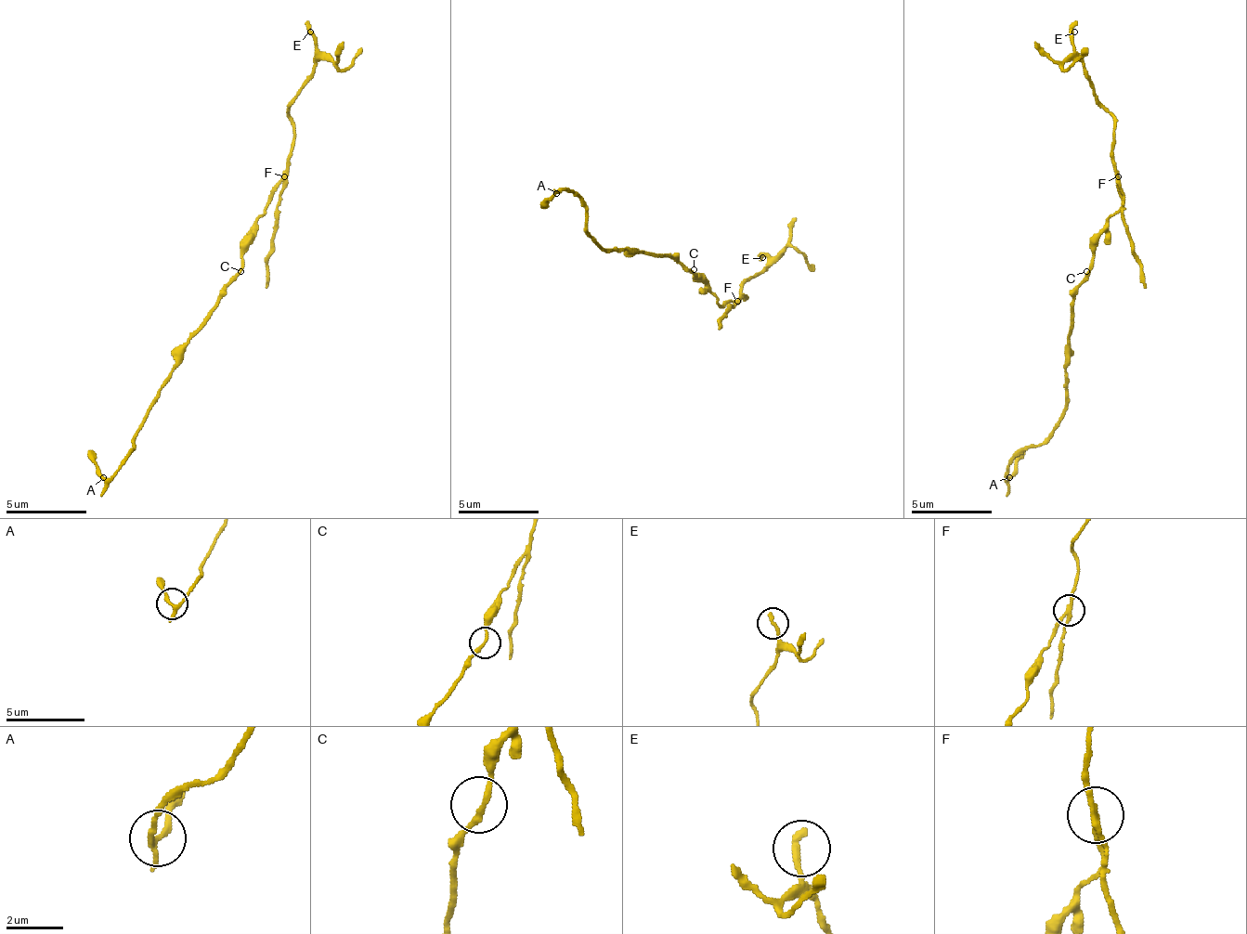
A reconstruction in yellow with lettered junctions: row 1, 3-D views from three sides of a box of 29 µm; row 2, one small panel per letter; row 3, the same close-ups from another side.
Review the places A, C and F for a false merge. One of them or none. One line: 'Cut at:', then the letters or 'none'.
Cut at: F

